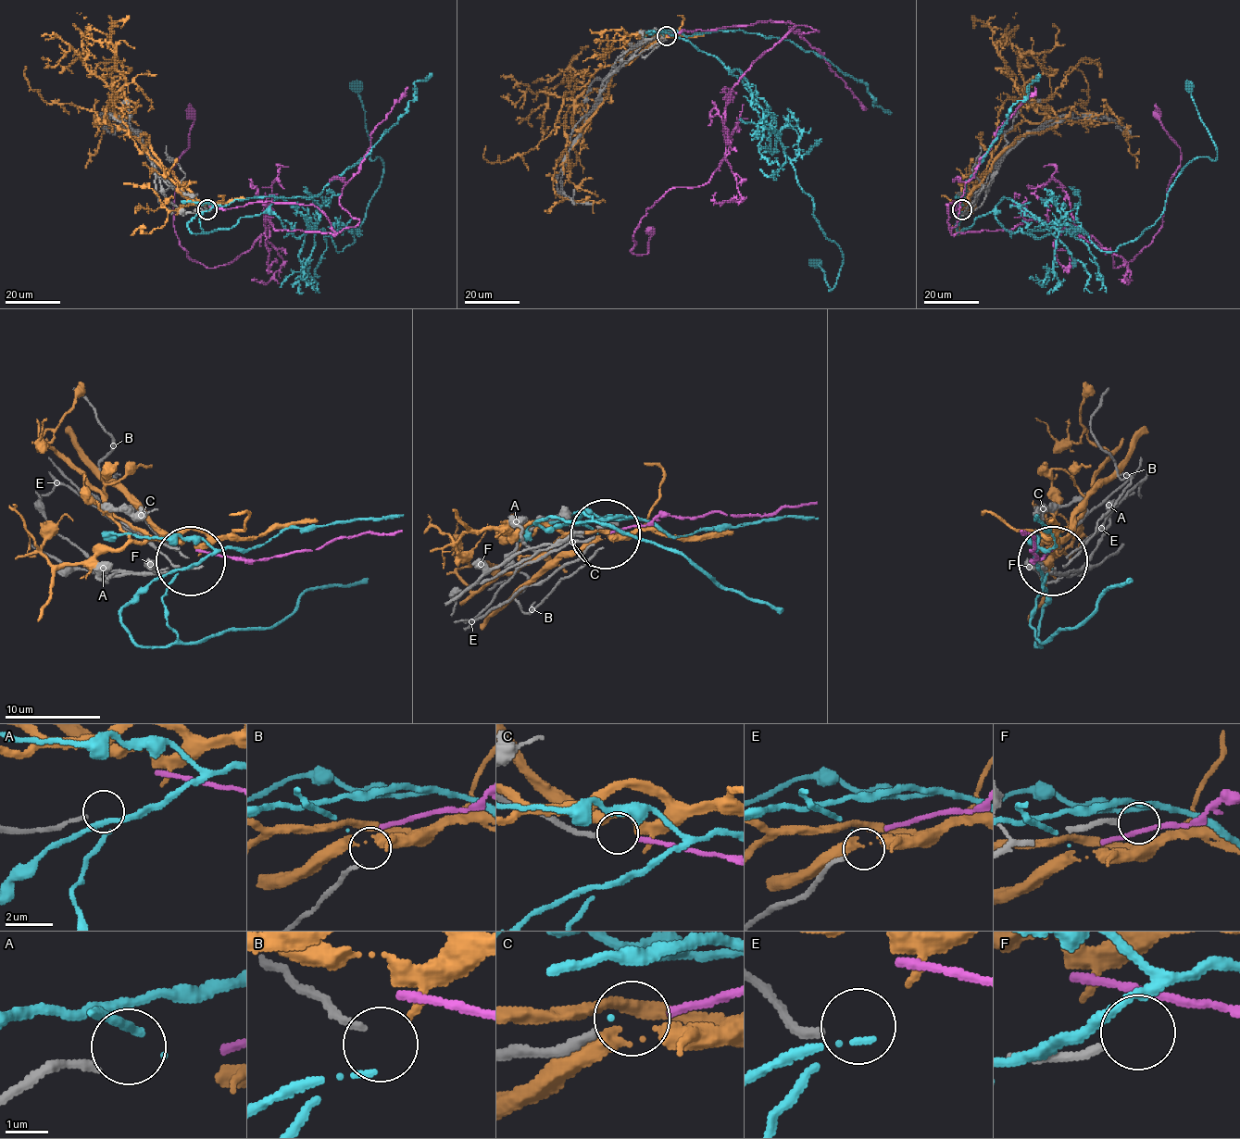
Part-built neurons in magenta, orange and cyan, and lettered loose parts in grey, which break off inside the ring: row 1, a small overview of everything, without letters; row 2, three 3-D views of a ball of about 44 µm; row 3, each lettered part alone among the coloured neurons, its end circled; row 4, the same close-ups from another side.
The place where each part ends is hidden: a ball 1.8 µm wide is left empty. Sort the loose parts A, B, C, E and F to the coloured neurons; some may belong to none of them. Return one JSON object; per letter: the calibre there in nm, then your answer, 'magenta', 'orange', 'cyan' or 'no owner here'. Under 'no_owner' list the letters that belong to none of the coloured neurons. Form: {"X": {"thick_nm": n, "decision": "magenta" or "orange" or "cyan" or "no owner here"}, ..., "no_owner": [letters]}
{"A": {"thick_nm": 160, "decision": "no owner here"}, "B": {"thick_nm": 150, "decision": "orange"}, "C": {"thick_nm": 240, "decision": "magenta"}, "E": {"thick_nm": 190, "decision": "no owner here"}, "F": {"thick_nm": 220, "decision": "no owner here"}, "no_owner": ["A", "E", "F"]}

